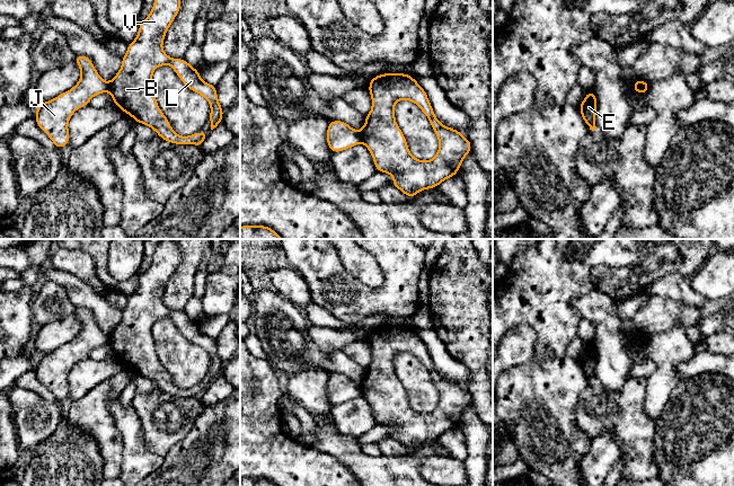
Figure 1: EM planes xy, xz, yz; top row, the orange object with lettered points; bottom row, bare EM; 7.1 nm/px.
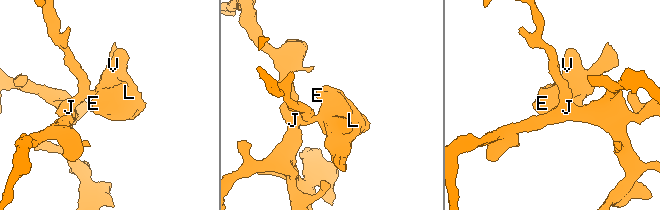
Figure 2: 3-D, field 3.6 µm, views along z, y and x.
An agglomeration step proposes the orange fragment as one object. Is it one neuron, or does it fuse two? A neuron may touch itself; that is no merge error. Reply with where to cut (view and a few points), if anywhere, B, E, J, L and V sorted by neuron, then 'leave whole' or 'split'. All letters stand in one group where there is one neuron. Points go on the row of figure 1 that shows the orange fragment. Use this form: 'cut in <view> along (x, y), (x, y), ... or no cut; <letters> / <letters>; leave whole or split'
cut in xz along (359, 132), (362, 141); B E L V / J; split

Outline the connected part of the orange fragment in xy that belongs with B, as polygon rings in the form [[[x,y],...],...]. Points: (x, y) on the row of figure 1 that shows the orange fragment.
[[[154,0],[151,12],[140,24],[136,37],[122,58],[120,71],[108,82],[108,92],[124,115],[129,113],[134,121],[150,126],[167,142],[201,147],[207,133],[201,131],[188,136],[176,134],[158,106],[152,86],[153,71],[169,64],[188,89],[210,103],[211,130],[222,122],[224,111],[218,100],[216,86],[202,80],[198,70],[187,61],[173,59],[162,50],[166,33],[178,15],[180,5],[182,0]]]

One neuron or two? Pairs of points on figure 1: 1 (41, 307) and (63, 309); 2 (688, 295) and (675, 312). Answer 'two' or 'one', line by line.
1: one
2: two

